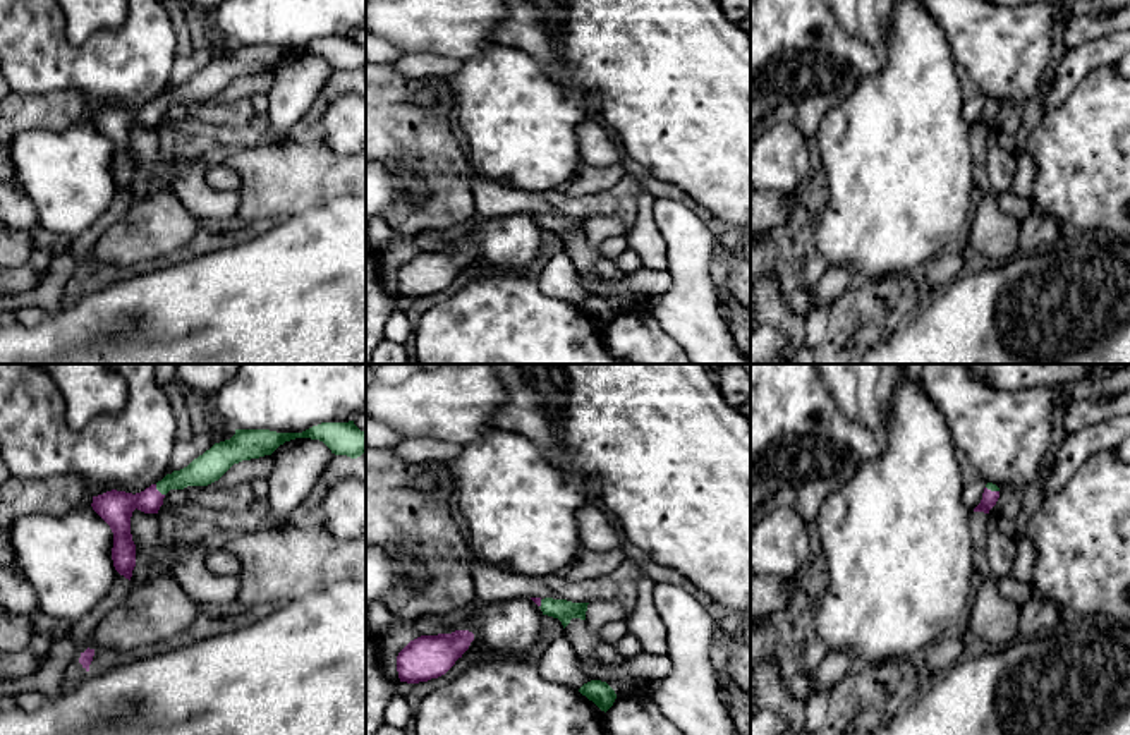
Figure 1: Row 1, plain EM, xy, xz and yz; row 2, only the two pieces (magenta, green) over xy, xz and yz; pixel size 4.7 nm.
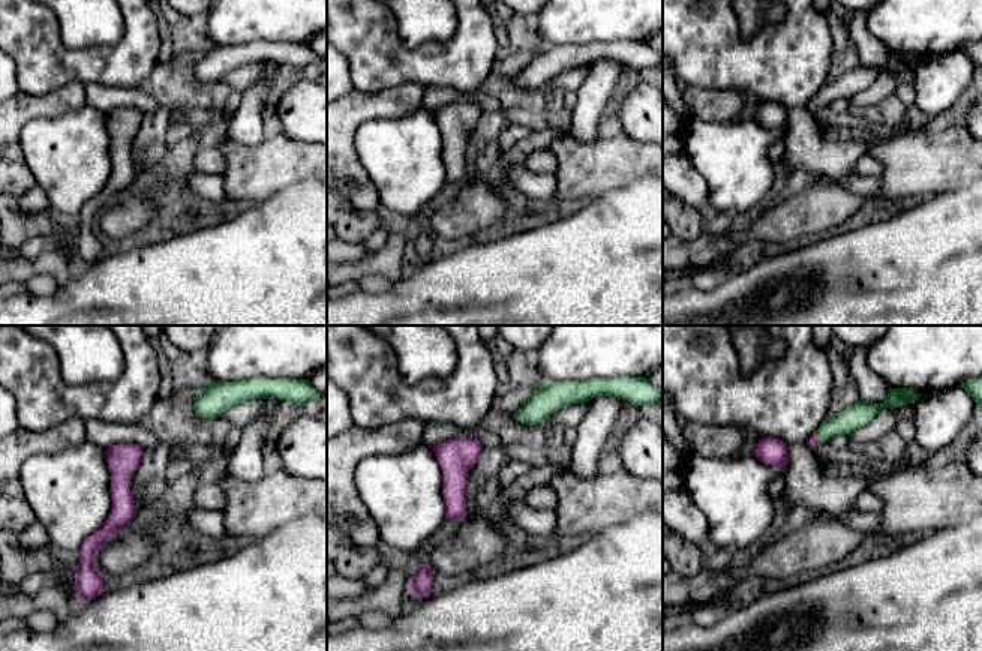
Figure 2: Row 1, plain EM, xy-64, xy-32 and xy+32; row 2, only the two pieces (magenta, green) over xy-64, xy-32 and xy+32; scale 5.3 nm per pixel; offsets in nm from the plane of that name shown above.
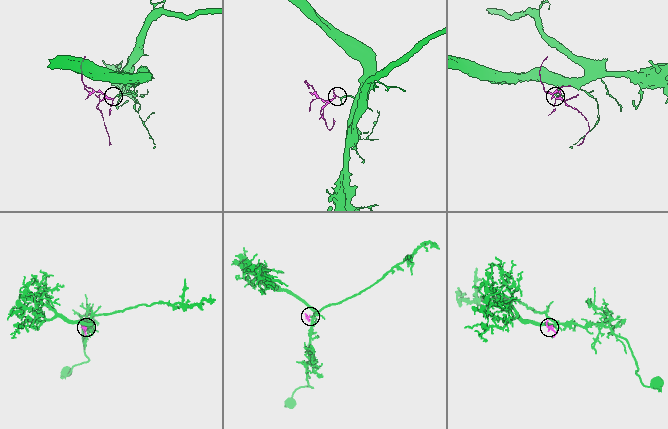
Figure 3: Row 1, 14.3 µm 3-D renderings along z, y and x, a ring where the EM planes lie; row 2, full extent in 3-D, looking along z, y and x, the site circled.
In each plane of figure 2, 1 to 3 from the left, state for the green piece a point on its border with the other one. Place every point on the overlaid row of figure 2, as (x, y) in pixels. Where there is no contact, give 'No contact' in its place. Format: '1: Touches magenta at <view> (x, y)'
1: No contact
2: No contact
3: Touches magenta at xy+32 (817, 438)

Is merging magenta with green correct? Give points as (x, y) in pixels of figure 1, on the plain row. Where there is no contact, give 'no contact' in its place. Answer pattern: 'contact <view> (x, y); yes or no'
contact xy (157, 105); yes

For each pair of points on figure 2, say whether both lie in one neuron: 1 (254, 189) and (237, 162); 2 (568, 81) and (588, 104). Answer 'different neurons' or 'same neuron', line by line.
1: same neuron
2: different neurons

